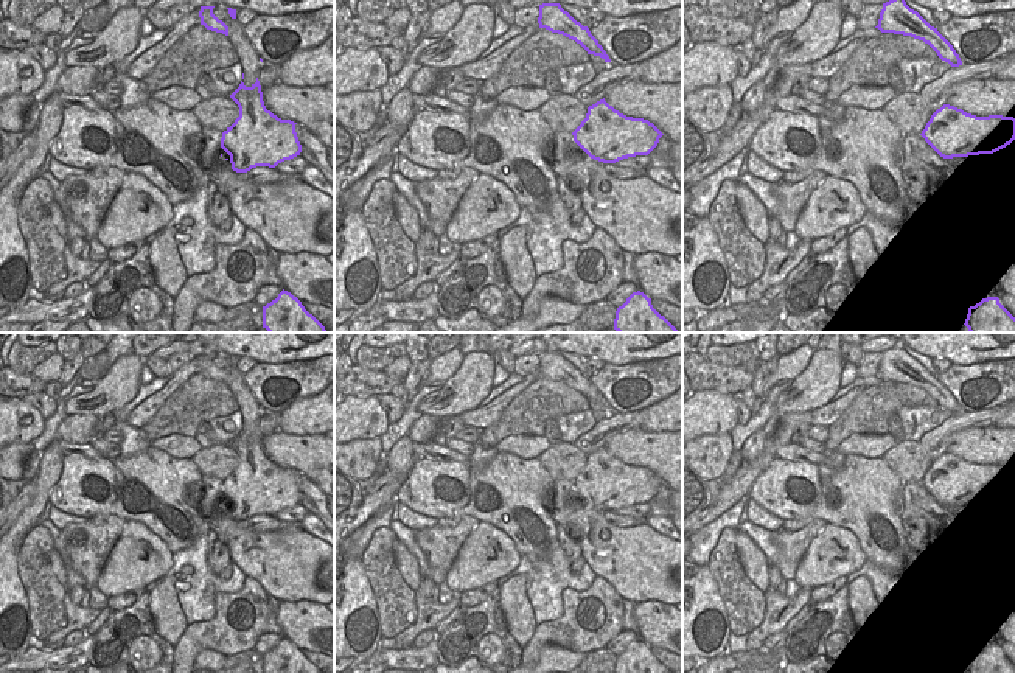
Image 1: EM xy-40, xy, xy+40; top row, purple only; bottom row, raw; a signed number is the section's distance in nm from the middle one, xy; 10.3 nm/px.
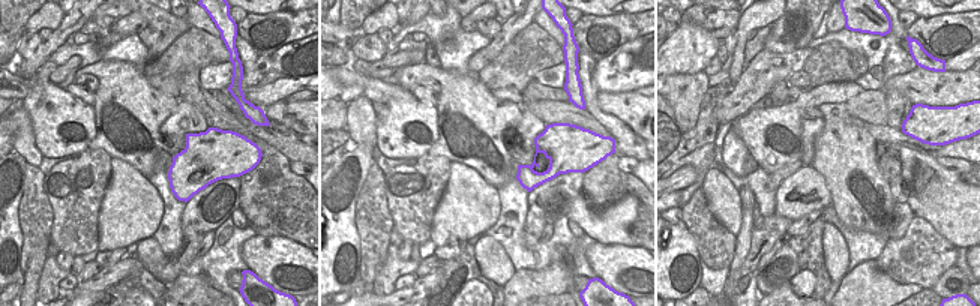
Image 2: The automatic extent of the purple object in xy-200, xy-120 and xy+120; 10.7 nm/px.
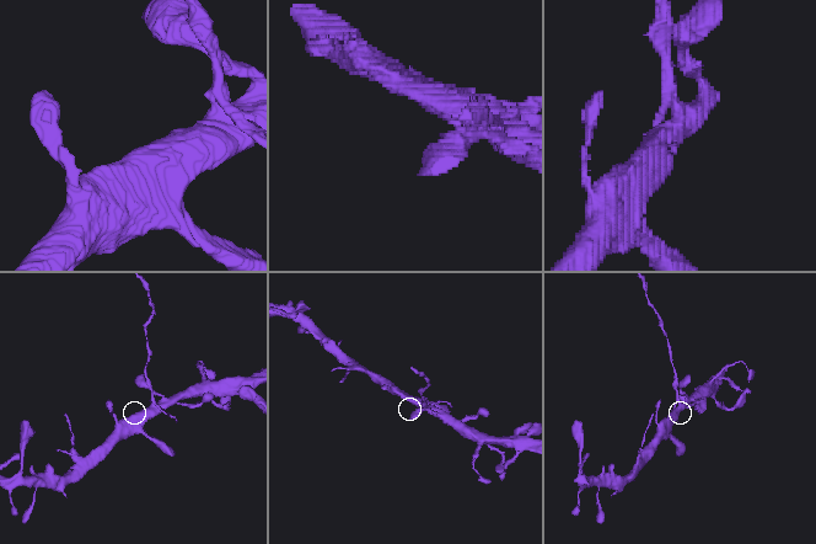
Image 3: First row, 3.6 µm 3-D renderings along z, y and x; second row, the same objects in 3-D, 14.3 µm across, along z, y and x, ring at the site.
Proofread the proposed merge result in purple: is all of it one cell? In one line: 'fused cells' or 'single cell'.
fused cells

